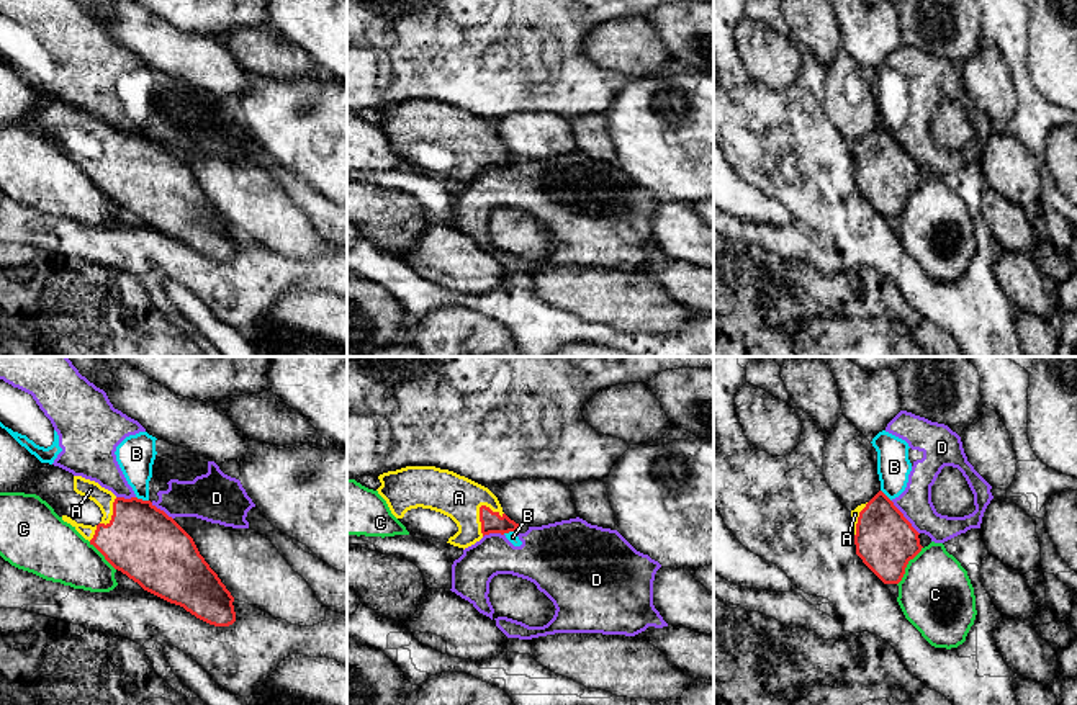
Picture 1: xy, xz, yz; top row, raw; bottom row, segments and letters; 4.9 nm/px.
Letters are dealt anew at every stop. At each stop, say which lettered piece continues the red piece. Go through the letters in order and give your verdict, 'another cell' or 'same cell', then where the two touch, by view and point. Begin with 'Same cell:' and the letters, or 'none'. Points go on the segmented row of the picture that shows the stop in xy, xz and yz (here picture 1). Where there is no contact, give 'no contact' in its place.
Same cell: A
A: same cell; meets red in xz at (480, 519)
B: another cell; meets red in xy at (141, 499)
C: another cell; meets red in yz at (905, 566)
D: another cell; meets red in yz at (904, 517)

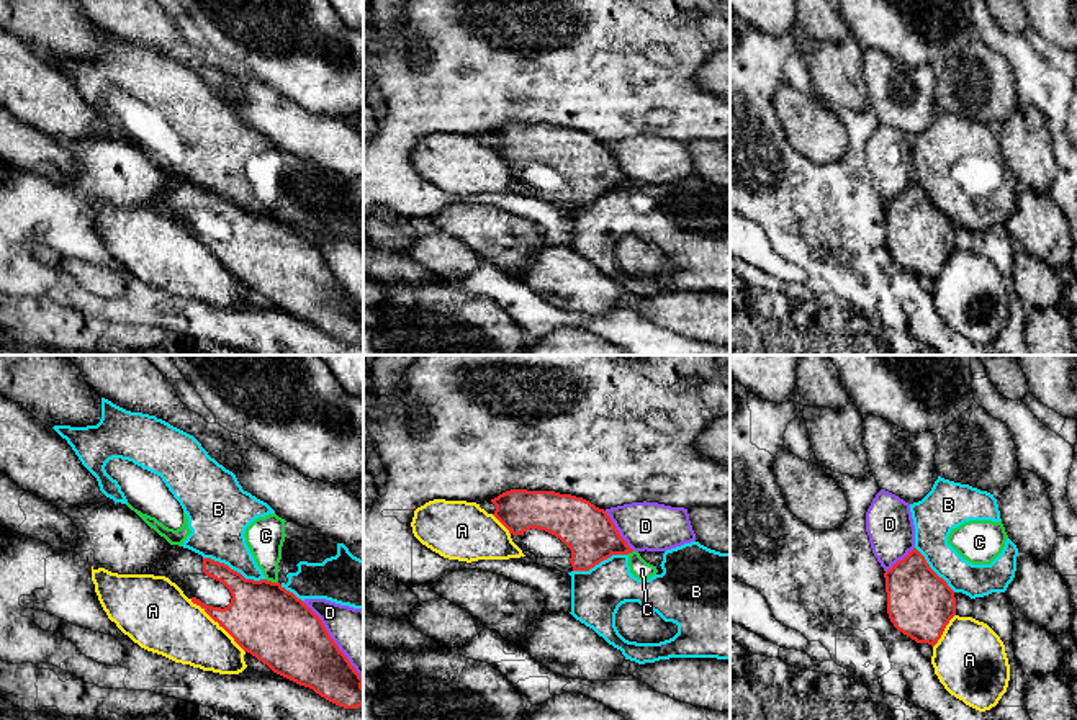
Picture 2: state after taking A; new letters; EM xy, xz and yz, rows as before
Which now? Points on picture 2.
Same cell: none
A: another cell; meets red in xy at (218, 622)
B: another cell; meets red in xy at (233, 570)
C: another cell; meets red in xy at (270, 581)
D: another cell; meets red in xy at (333, 640)

